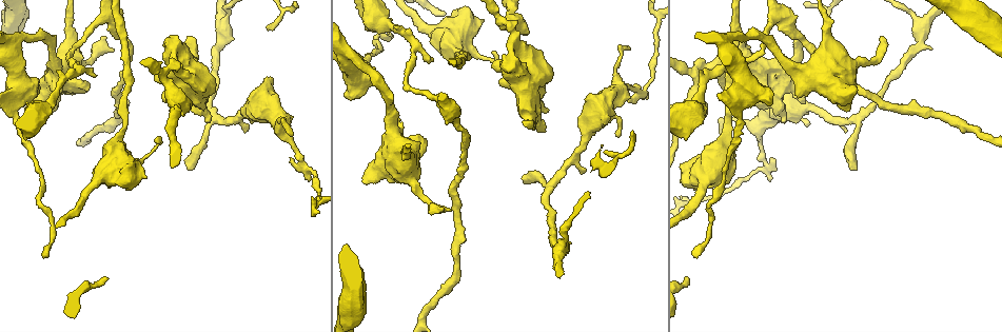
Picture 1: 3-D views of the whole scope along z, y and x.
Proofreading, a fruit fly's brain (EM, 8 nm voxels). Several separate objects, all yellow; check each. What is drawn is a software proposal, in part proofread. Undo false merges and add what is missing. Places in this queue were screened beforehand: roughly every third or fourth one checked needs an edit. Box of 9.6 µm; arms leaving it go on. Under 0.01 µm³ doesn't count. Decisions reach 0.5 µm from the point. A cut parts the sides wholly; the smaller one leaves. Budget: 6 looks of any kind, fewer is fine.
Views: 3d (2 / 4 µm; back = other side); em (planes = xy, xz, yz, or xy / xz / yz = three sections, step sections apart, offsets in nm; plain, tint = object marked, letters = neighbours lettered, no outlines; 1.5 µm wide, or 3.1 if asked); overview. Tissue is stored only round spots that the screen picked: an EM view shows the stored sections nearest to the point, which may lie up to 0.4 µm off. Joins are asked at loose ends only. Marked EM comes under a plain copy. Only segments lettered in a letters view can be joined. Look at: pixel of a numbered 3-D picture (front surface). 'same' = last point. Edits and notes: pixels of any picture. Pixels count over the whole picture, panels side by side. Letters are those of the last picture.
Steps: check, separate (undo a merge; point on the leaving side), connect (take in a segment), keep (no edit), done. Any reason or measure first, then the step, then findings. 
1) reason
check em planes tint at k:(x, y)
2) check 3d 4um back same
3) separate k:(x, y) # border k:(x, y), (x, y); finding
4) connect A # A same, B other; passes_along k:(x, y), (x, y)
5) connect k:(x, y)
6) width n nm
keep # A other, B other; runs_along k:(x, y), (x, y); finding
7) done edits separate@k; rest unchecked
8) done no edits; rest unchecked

thick end
check 3d 4um back at 1:(609, 118)

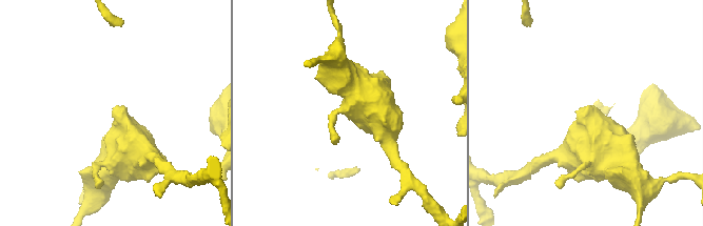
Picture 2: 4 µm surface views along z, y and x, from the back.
shape alone is not enough
check em planes letters at 2:(116, 108)

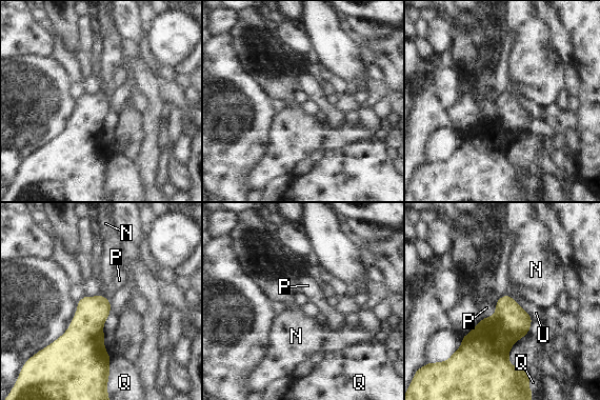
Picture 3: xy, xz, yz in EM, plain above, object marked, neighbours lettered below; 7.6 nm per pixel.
keep # N other, P other, Q other, U other; border 3:(510, 296), (533, 319); none of them fits

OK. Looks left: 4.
thick end
check 3d 4um at 1:(169, 36)

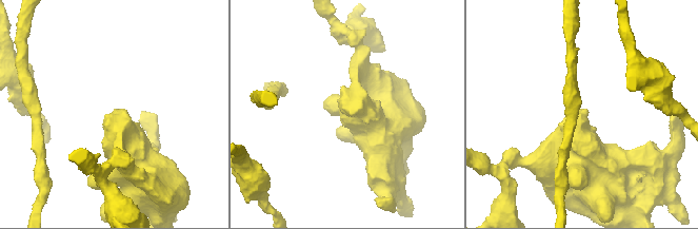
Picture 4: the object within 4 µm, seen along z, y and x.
arm_widths 240, 600 nm; need the tissue
check em planes letters at 4:(584, 109)

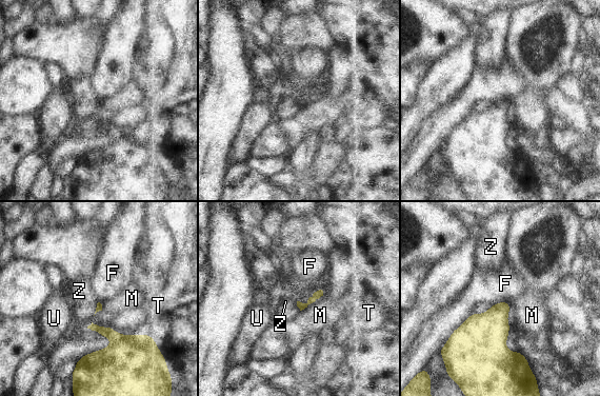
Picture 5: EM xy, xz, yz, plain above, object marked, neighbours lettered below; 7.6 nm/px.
longest_contact F 360 nm
keep # F other, M other, T other, U other, Z other; border 5:(473, 312), (442, 345); no lettered segment goes on from it

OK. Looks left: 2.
a narrow waist
check em xz step 8 tint at 1:(174, 99)

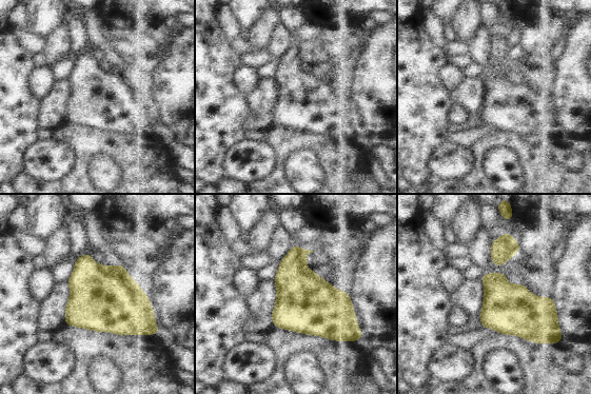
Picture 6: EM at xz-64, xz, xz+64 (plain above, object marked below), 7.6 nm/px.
cut it another way
check em planes letters same

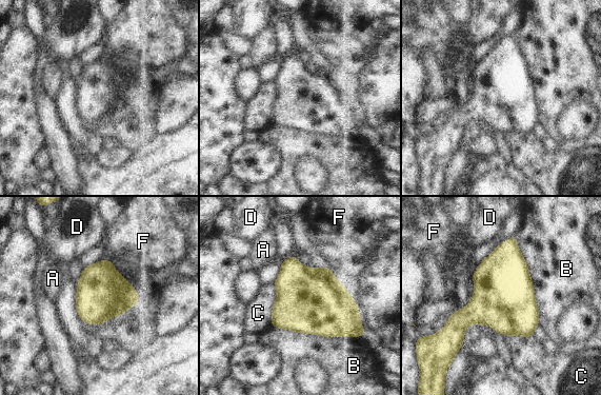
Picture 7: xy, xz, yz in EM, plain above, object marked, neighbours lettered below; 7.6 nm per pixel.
longest_contact B 700 nm
keep # A other, B other, C other, D other, F other; border 7:(273, 283), (276, 300), (271, 326); one neuron here

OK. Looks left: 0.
done no edits; rest unchecked

